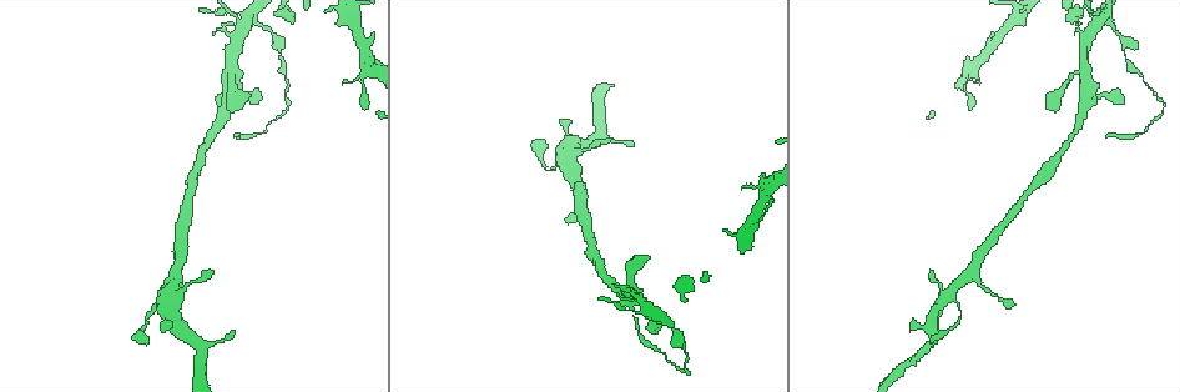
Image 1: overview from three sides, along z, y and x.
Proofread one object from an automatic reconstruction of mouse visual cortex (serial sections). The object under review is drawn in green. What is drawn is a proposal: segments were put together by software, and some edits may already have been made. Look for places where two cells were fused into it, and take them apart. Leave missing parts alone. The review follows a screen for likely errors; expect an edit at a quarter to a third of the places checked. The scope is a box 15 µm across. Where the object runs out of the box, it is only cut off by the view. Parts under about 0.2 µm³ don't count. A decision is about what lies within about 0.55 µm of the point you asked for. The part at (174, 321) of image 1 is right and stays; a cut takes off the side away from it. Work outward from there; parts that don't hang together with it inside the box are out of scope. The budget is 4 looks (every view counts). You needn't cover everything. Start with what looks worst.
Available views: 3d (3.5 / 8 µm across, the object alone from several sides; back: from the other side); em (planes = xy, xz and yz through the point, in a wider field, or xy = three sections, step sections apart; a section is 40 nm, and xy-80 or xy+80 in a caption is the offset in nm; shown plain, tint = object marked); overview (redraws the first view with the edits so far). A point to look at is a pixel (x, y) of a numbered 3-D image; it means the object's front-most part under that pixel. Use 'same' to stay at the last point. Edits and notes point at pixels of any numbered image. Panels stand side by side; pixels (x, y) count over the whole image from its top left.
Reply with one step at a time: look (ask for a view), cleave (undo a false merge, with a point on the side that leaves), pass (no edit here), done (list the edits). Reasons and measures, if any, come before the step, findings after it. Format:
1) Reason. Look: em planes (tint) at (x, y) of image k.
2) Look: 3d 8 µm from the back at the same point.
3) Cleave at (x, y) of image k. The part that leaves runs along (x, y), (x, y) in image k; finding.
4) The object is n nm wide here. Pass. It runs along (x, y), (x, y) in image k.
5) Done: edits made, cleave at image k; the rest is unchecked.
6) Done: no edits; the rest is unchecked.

Three-way junction. Look: 3d 3.5 µm at (229, 73) of image 1.

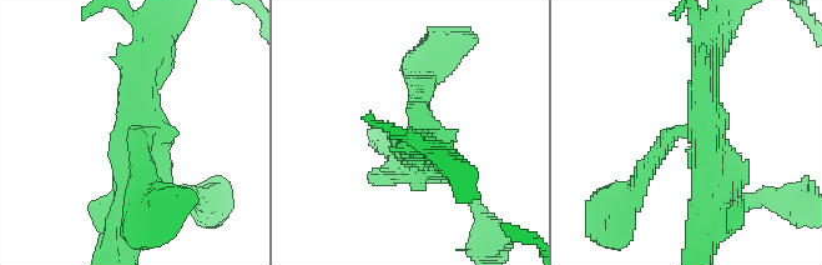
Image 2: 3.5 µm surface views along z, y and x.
3 arms meet here; the arms are 200, 300, 400 nm wide. Look: em planes (tint) at (706, 133) of image 2.

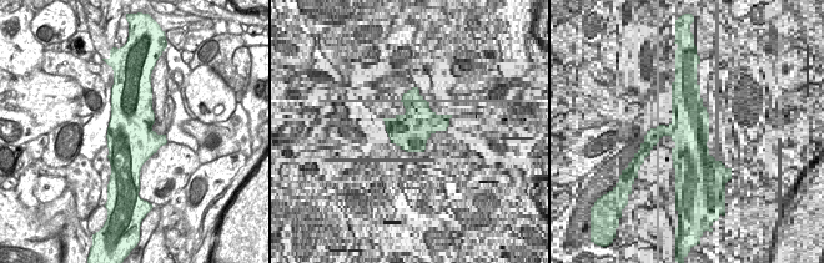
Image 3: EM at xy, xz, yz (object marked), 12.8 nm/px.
The object is 650 nm wide here. Pass. It runs along (132, 216), (140, 63), (151, 51) in image 2; one cell here.

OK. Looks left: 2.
Sharp bend. Look: 3d 3.5 µm at (1104, 18) of image 1.

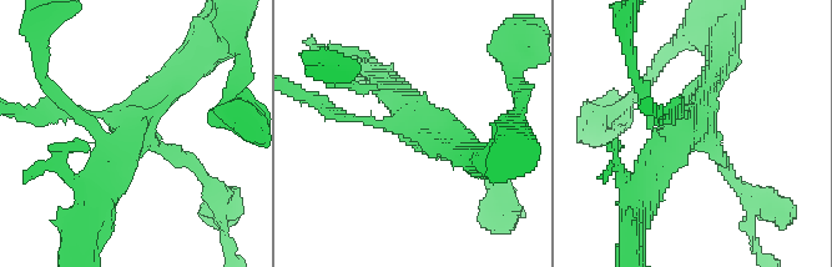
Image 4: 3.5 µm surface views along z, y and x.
Shape alone is not enough. Look: em xy step 1 (tint) at (687, 129) of image 4.

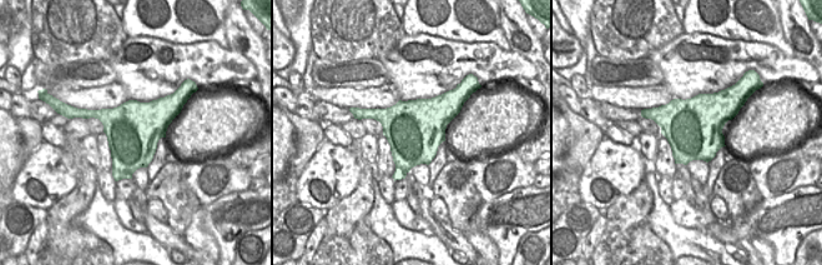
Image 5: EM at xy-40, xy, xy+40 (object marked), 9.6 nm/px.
Cleave at (200, 169) of image 4. The part that leaves runs along (161, 150), (218, 192), (226, 235) in image 4; two cells meet here.

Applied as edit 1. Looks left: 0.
Done: edits made, cleave at image 4; the rest is unchecked.

